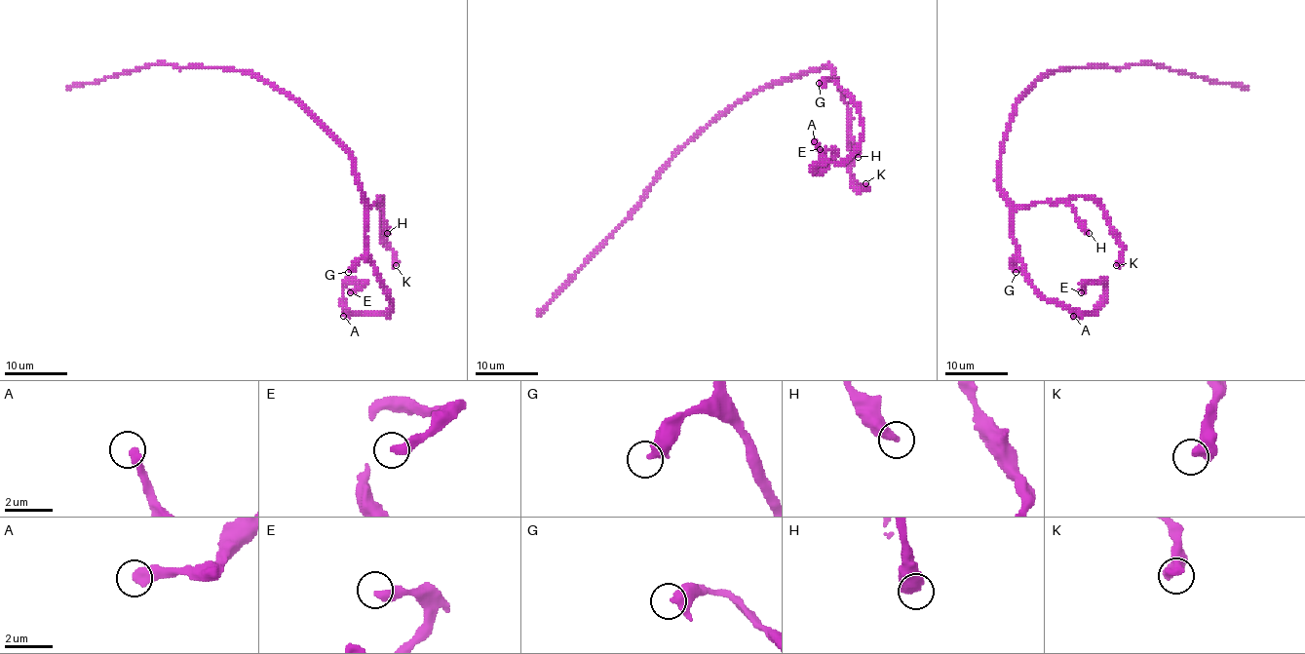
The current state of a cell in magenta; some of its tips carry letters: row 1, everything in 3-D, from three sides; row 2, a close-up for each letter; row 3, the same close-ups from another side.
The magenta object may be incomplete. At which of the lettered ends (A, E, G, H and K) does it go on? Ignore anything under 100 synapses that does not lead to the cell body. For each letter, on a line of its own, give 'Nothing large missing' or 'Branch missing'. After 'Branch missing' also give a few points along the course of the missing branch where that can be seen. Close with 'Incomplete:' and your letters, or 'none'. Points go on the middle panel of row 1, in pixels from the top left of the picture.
A: Nothing large missing
E: Nothing large missing
G: Nothing large missing
H: Nothing large missing
K: Nothing large missing
Incomplete: none

